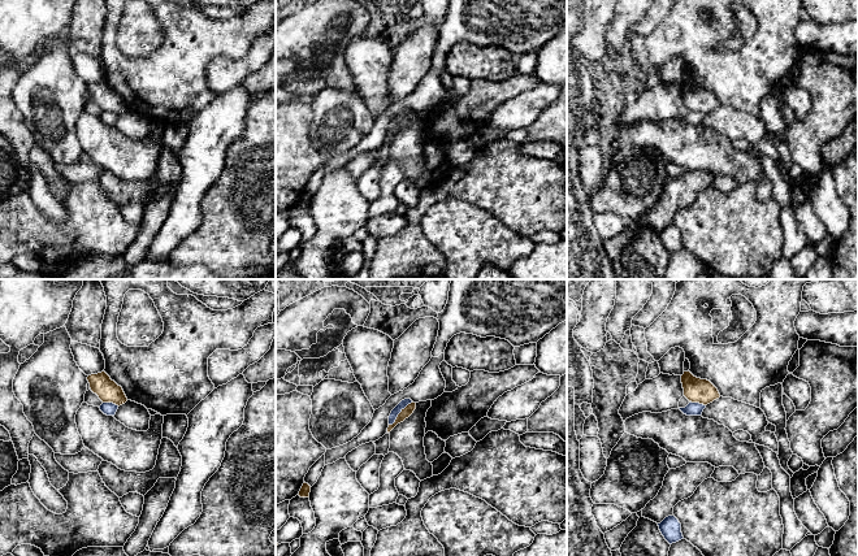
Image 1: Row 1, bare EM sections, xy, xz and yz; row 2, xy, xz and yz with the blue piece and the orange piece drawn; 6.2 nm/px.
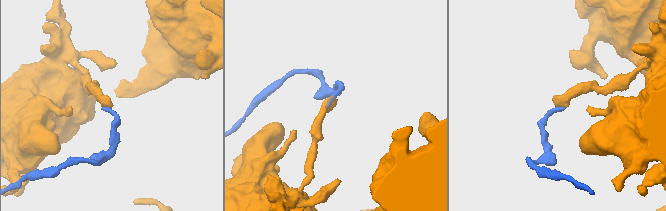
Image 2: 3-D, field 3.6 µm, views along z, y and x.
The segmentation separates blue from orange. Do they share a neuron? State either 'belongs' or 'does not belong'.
does not belong

